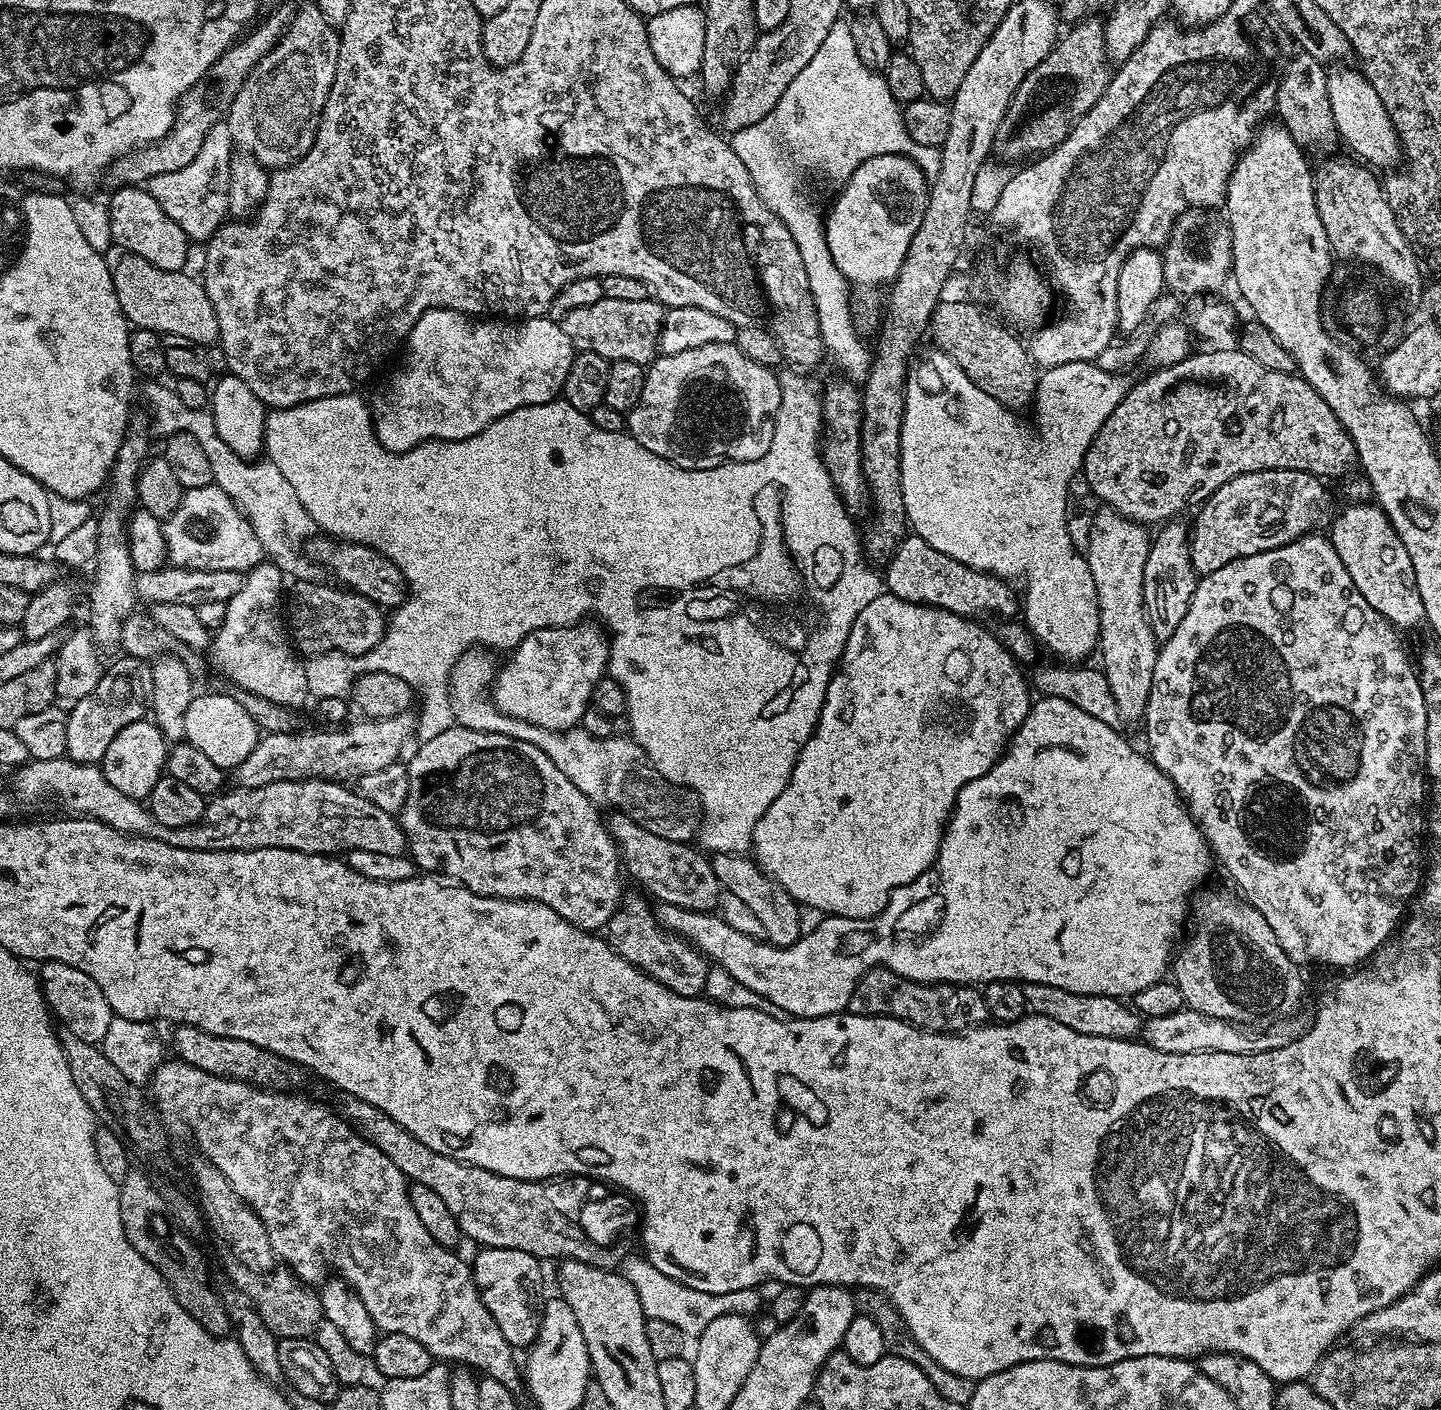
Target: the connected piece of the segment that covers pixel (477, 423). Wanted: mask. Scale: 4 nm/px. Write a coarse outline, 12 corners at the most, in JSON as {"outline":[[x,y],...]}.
{"outline":[[426,310],[374,408],[405,452],[561,395],[552,318]]}

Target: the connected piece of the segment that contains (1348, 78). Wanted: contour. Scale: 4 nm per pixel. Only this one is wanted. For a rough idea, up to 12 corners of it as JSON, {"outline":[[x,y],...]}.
{"outline":[[1361,71],[1328,72],[1339,139],[1377,169],[1402,156],[1400,135]]}

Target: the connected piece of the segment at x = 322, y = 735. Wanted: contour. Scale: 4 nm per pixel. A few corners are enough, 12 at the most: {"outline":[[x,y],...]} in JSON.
{"outline":[[417,717],[265,733],[235,785],[343,784],[399,761]]}

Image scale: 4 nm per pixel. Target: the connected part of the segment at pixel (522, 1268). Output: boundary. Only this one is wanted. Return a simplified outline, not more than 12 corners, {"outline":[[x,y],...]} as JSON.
{"outline":[[481,1247],[472,1280],[513,1349],[540,1334],[536,1257]]}

